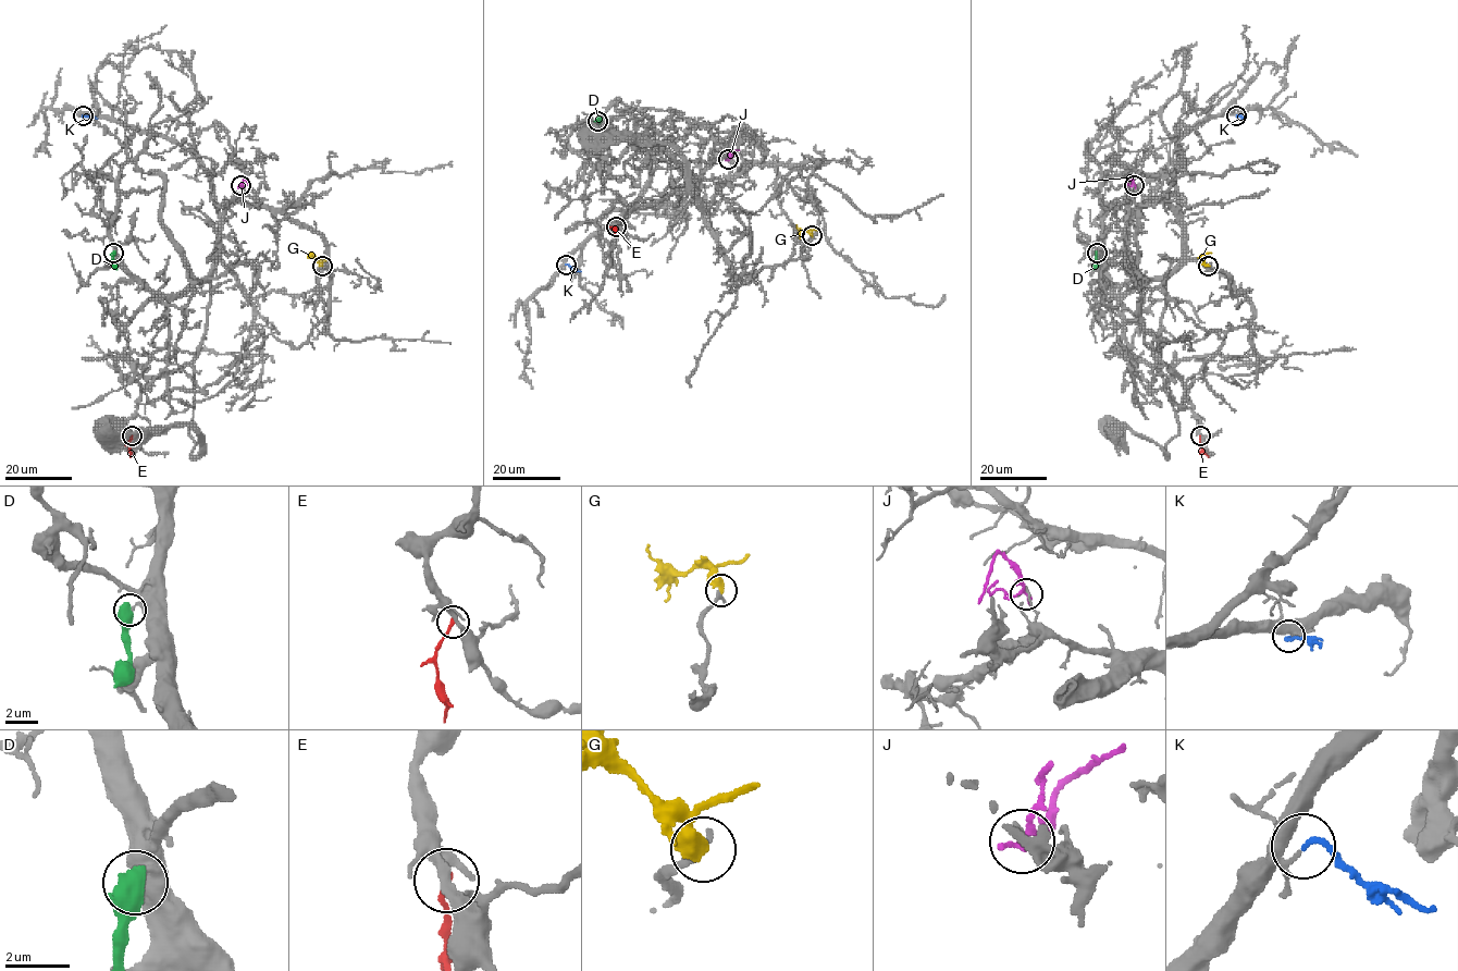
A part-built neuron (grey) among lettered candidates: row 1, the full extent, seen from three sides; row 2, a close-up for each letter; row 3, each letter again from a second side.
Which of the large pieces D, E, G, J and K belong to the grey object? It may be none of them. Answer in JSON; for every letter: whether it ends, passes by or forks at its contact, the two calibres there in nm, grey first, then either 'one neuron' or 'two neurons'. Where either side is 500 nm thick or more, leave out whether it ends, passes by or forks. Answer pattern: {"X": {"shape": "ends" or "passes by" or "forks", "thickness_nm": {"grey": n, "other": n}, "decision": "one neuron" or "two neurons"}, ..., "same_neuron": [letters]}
{"D": {"thickness_nm": {"grey": 130, "other": 750}, "decision": "two neurons"}, "E": {"shape": "ends", "thickness_nm": {"grey": 320, "other": 200}, "decision": "two neurons"}, "G": {"shape": "ends", "thickness_nm": {"grey": 220, "other": 440}, "decision": "one neuron"}, "J": {"shape": "passes by", "thickness_nm": {"grey": 180, "other": 190}, "decision": "two neurons"}, "K": {"shape": "ends", "thickness_nm": {"grey": 160, "other": 170}, "decision": "one neuron"}, "same_neuron": ["G", "K"]}

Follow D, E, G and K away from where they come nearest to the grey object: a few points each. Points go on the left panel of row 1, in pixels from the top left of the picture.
D: (113, 253), (112, 263), (116, 269)
E: (132, 435), (128, 442), (131, 456)
G: (323, 266), (314, 257), (308, 257)
K: (82, 115), (96, 118)

